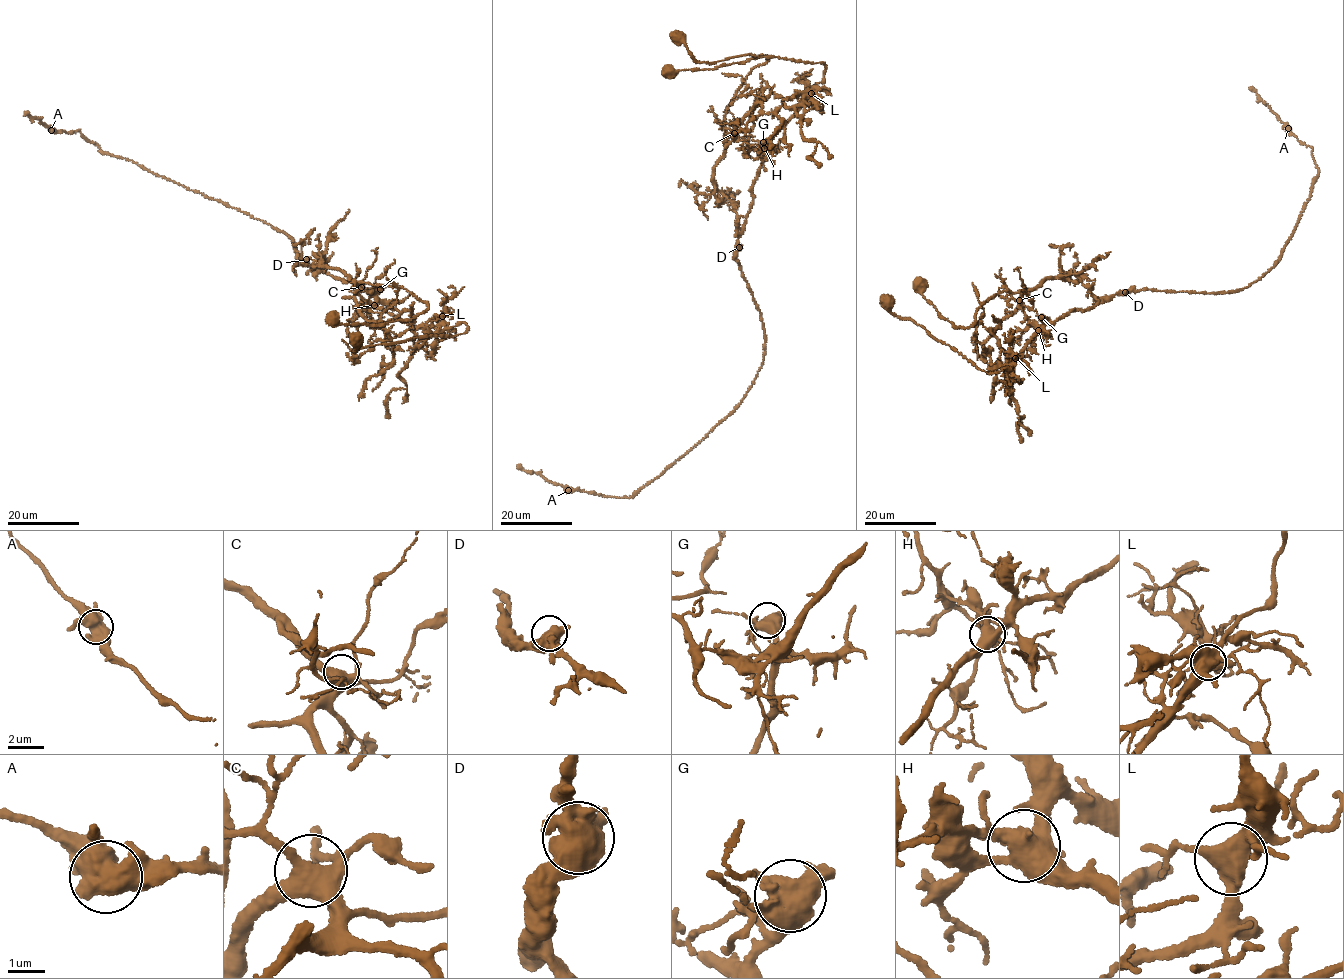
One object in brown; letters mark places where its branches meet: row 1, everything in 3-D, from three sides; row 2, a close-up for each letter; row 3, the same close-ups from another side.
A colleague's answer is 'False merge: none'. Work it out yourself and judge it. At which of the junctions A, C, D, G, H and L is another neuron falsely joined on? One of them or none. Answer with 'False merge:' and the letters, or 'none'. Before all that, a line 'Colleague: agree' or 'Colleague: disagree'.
Colleague: disagree
False merge: H

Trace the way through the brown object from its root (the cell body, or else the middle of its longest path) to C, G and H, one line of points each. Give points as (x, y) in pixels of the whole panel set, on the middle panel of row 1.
C: (677, 36), (700, 62), (748, 53), (825, 64), (822, 82), (767, 144), (754, 150), (734, 133)
G: (677, 36), (700, 62), (748, 53), (825, 64), (822, 82), (810, 90), (805, 102), (766, 148), (763, 142)
H: (677, 36), (692, 58), (700, 62), (748, 53), (825, 64), (822, 82), (810, 90), (805, 102), (764, 148)

